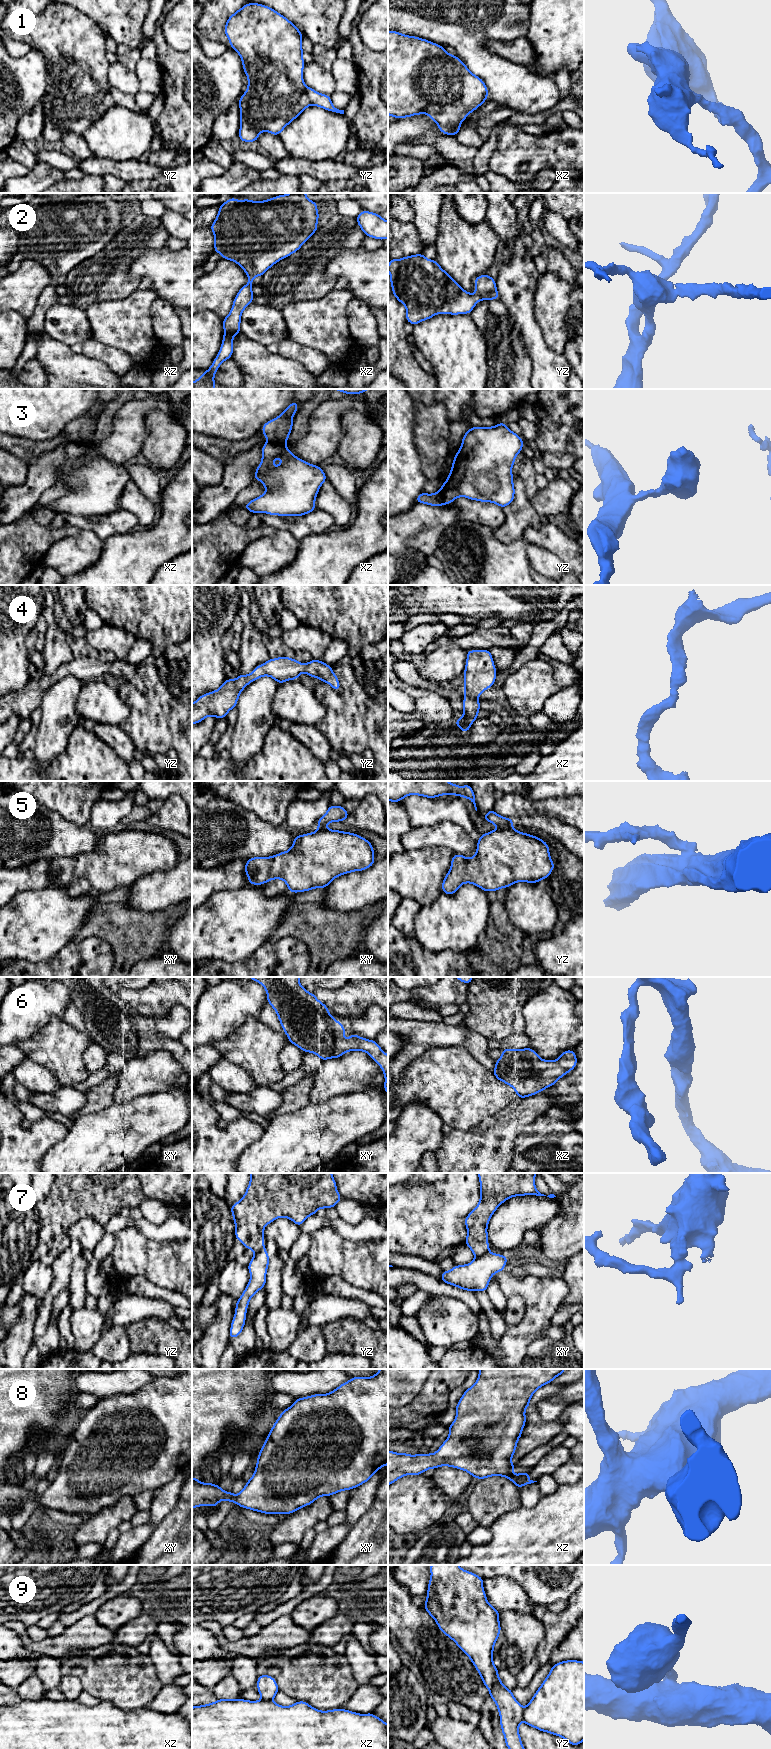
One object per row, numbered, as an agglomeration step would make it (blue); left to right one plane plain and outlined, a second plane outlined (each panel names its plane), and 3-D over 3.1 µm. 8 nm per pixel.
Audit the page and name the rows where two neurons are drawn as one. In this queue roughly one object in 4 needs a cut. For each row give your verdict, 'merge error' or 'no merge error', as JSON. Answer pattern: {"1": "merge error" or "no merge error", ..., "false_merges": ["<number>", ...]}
{"1": "no merge error", "2": "no merge error", "3": "merge error", "4": "no merge error", "5": "merge error", "6": "no merge error", "7": "merge error", "8": "no merge error", "9": "merge error", "false_merges": ["3", "5", "7", "9"]}

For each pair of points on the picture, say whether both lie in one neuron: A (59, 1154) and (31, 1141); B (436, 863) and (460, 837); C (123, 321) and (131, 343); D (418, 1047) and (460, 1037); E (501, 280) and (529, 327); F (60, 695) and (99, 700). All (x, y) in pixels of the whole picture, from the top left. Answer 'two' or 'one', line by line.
A: two
B: two
C: one
D: one
E: one
F: two

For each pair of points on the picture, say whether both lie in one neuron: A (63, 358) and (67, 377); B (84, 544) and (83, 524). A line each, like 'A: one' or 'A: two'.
A: one
B: two

